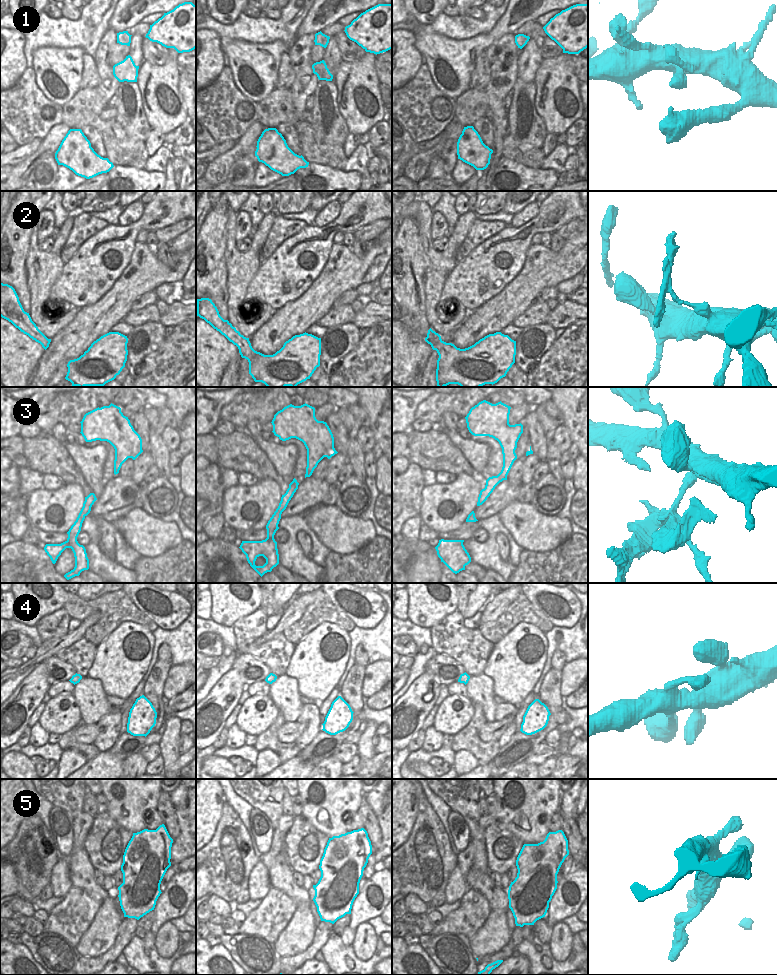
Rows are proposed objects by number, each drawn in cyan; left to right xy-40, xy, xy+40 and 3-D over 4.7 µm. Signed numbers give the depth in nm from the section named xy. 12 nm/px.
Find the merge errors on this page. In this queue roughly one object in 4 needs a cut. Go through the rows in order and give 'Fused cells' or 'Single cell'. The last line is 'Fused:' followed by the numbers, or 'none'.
1: Single cell
2: Single cell
3: Fused cells
4: Single cell
5: Fused cells
Fused: 3, 5.

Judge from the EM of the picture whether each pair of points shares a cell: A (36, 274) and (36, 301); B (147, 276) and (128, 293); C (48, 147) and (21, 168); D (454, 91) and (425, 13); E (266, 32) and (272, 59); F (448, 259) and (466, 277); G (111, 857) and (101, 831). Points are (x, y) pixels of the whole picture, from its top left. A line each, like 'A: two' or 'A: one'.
A: one
B: one
C: one
D: two
E: two
F: two
G: one

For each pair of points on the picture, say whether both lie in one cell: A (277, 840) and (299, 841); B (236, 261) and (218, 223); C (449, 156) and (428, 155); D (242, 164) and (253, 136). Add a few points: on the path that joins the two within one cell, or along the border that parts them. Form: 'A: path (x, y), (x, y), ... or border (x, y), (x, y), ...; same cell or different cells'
A: border (292, 818), (282, 851); different cells
B: border (228, 218), (225, 224), (226, 265); different cells
C: border (446, 132), (446, 142), (439, 155); different cells
D: border (247, 155), (240, 156), (228, 172); different cells

